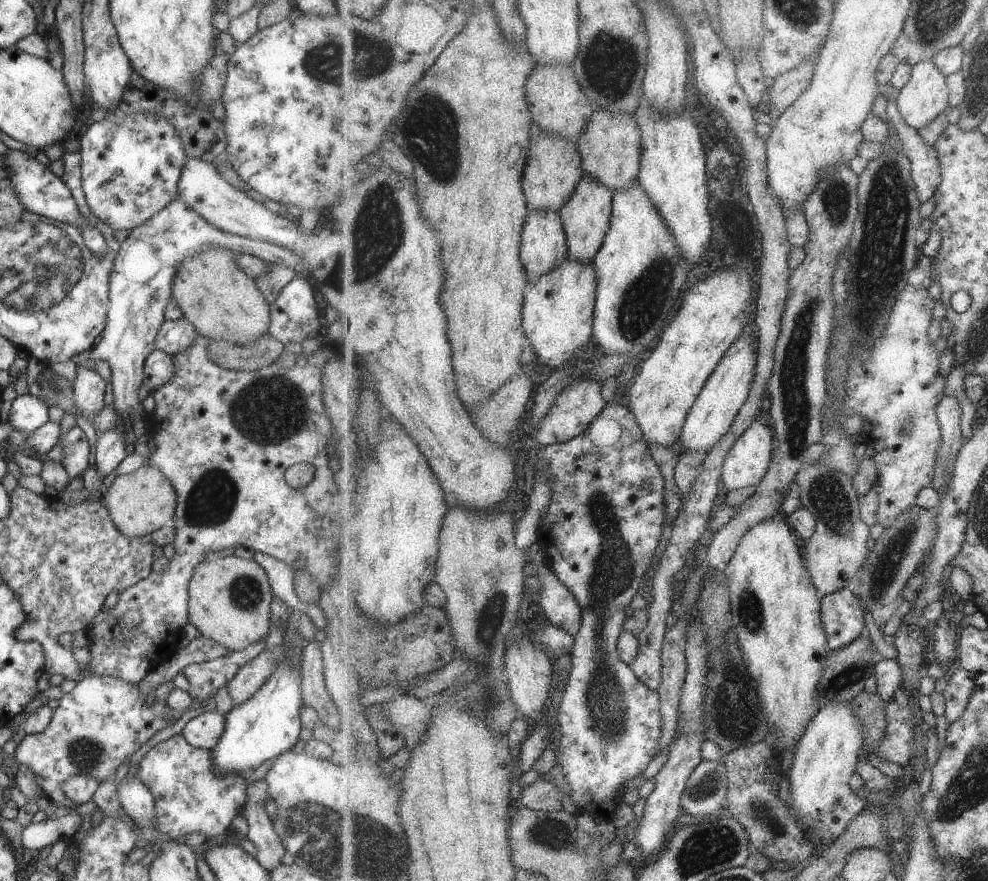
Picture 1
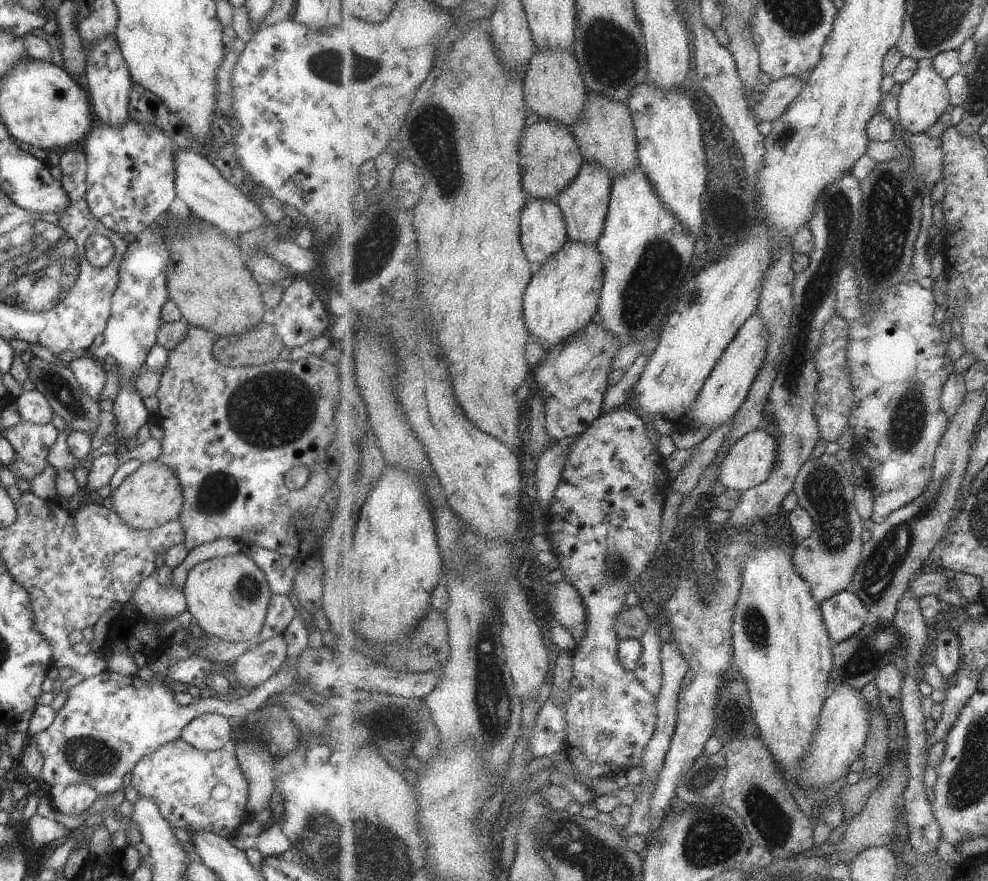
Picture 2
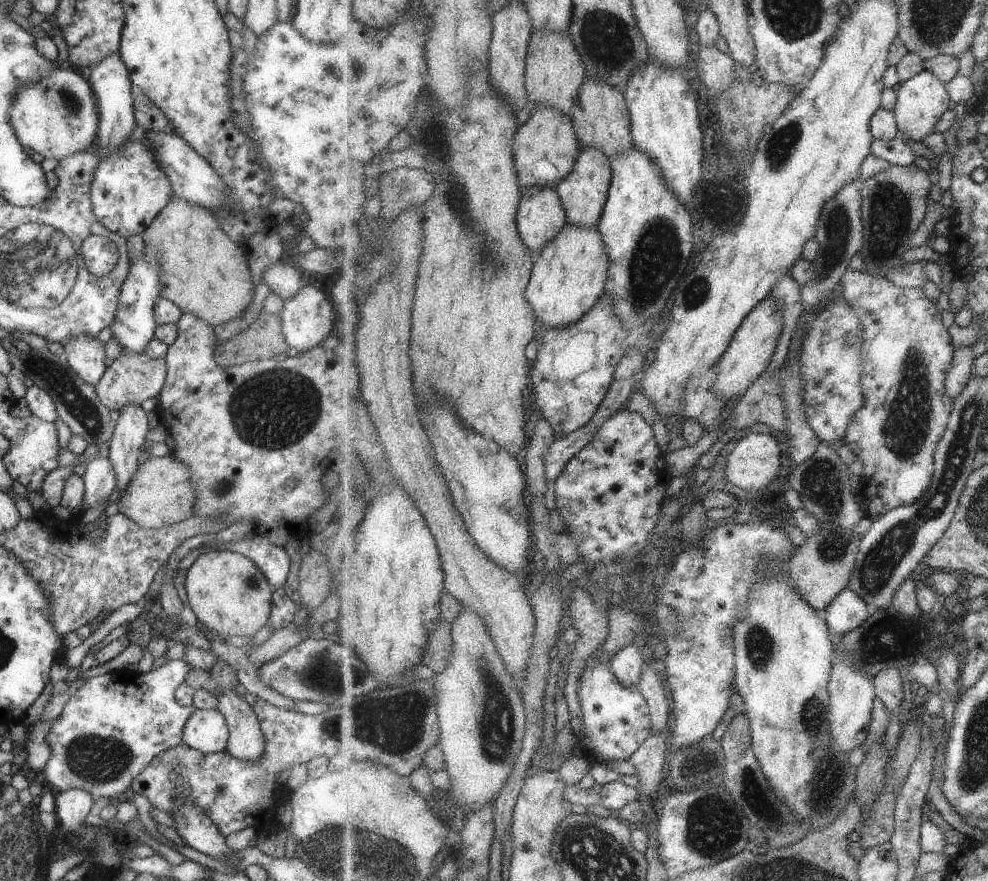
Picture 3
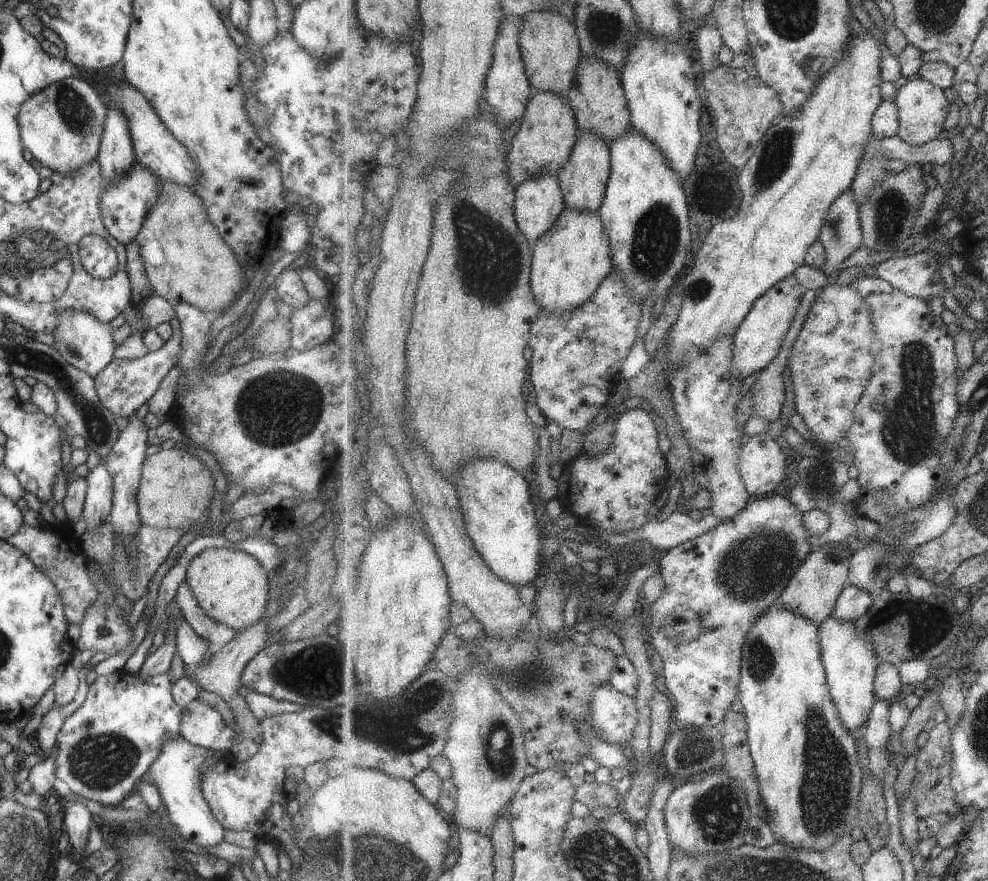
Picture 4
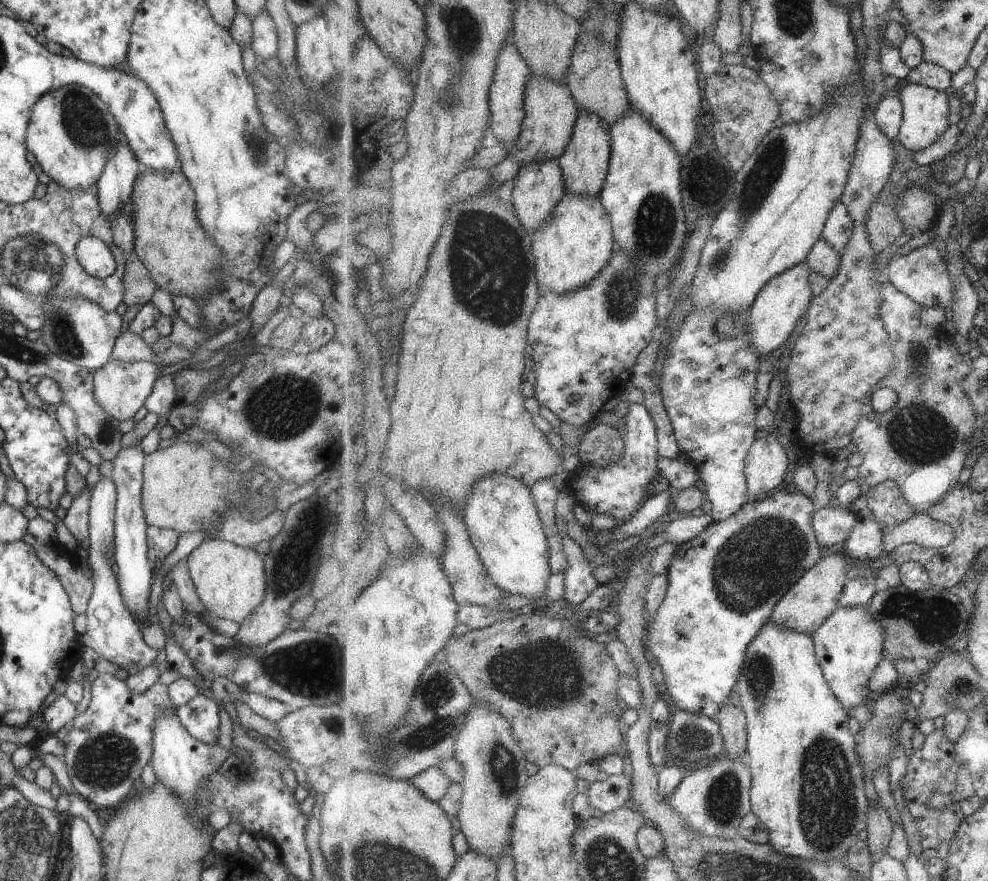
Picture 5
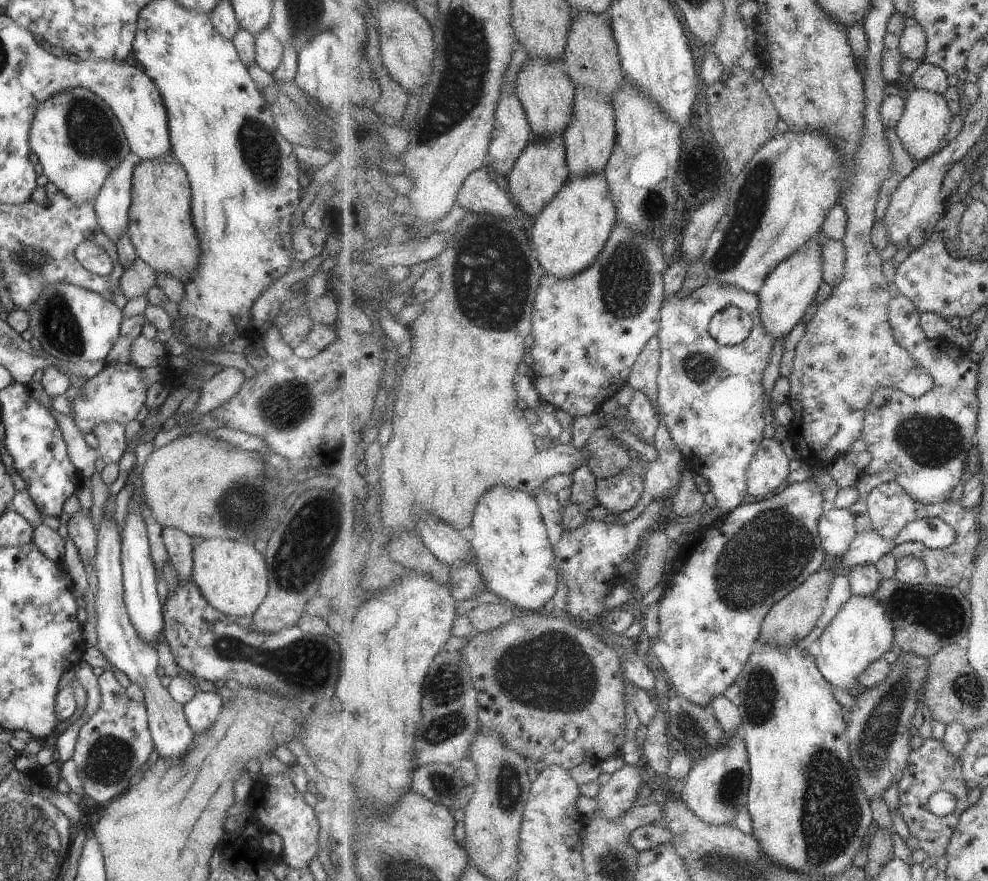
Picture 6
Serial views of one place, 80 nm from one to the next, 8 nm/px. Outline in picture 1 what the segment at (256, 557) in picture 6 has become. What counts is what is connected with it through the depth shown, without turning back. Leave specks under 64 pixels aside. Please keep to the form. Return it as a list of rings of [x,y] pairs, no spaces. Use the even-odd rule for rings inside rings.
[[[237,556],[206,558],[193,568],[188,586],[188,623],[204,638],[217,642],[227,652],[255,644],[269,631],[269,606],[273,600],[265,572],[252,560]]]

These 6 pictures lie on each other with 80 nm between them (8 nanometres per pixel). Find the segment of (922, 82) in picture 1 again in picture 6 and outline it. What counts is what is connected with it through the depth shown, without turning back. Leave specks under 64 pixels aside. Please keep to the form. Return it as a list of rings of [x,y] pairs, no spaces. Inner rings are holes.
[[[913,87],[905,100],[904,115],[897,123],[895,130],[912,160],[917,164],[921,164],[947,147],[948,134],[951,132],[950,128],[952,127],[954,114],[952,109],[949,108],[948,100],[944,95]]]

